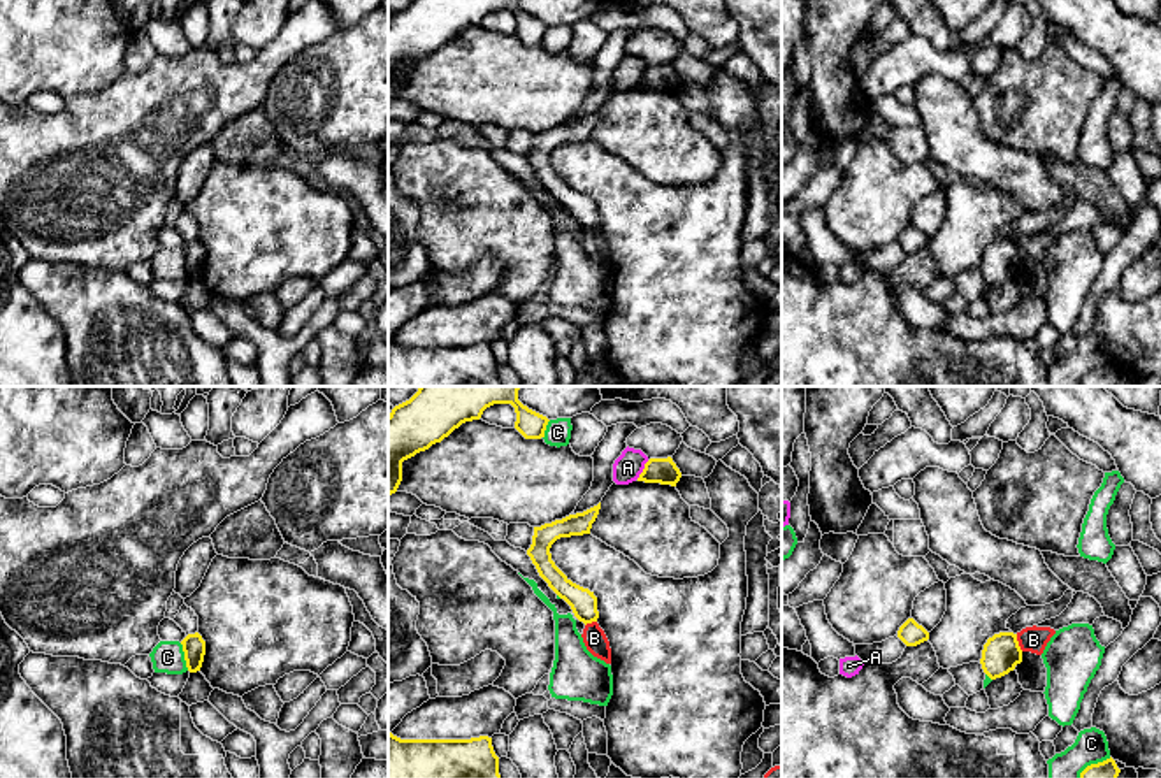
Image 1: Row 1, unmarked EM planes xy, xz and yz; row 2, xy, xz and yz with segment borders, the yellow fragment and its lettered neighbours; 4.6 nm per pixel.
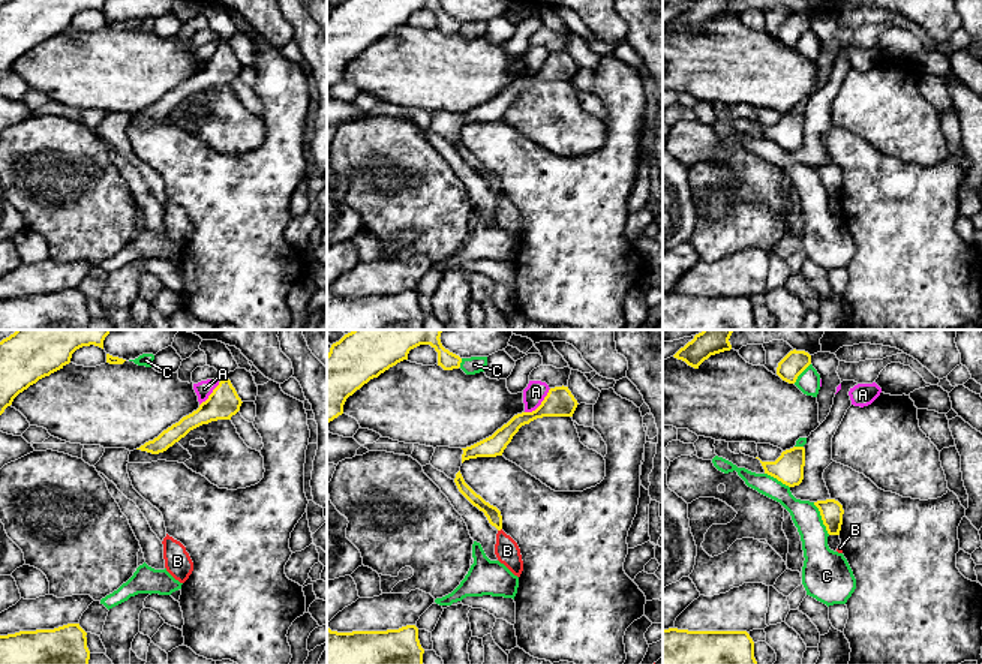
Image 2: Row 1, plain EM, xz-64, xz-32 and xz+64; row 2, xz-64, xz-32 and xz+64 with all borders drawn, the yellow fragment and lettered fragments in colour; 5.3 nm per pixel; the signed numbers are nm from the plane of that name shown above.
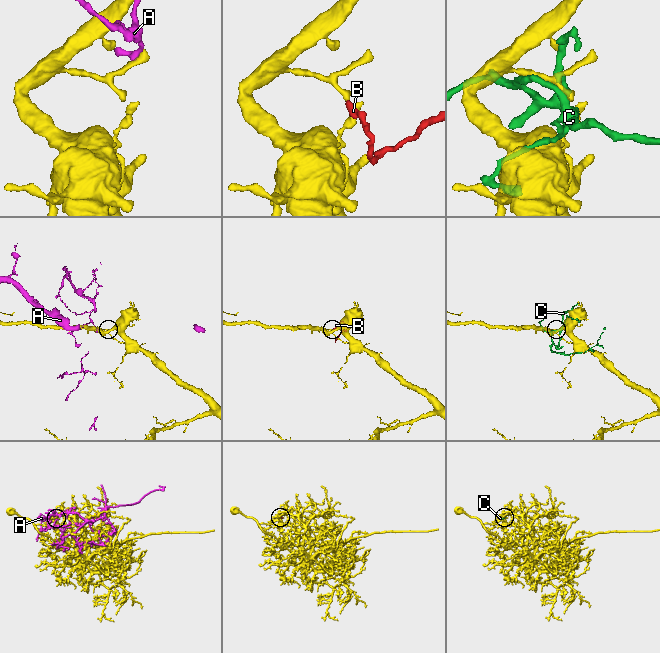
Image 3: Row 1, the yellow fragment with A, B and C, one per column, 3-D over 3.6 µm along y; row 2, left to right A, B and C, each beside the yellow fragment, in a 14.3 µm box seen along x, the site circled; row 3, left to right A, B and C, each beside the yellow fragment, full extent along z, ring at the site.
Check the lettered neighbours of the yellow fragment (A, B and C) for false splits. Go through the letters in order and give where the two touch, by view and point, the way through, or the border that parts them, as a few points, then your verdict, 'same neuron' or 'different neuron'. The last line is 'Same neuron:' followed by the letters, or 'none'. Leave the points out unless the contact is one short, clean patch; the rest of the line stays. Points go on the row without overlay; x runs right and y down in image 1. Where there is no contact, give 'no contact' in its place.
A: meets yellow in xz at (643, 76); different neuron
B: meets yellow in yz at (1017, 250); border along yz (1016, 241), (1017, 252), (1023, 257); different neuron
C: meets yellow in xy at (185, 264); different neuron
Same neuron: none

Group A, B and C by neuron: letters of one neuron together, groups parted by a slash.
A / B / C

